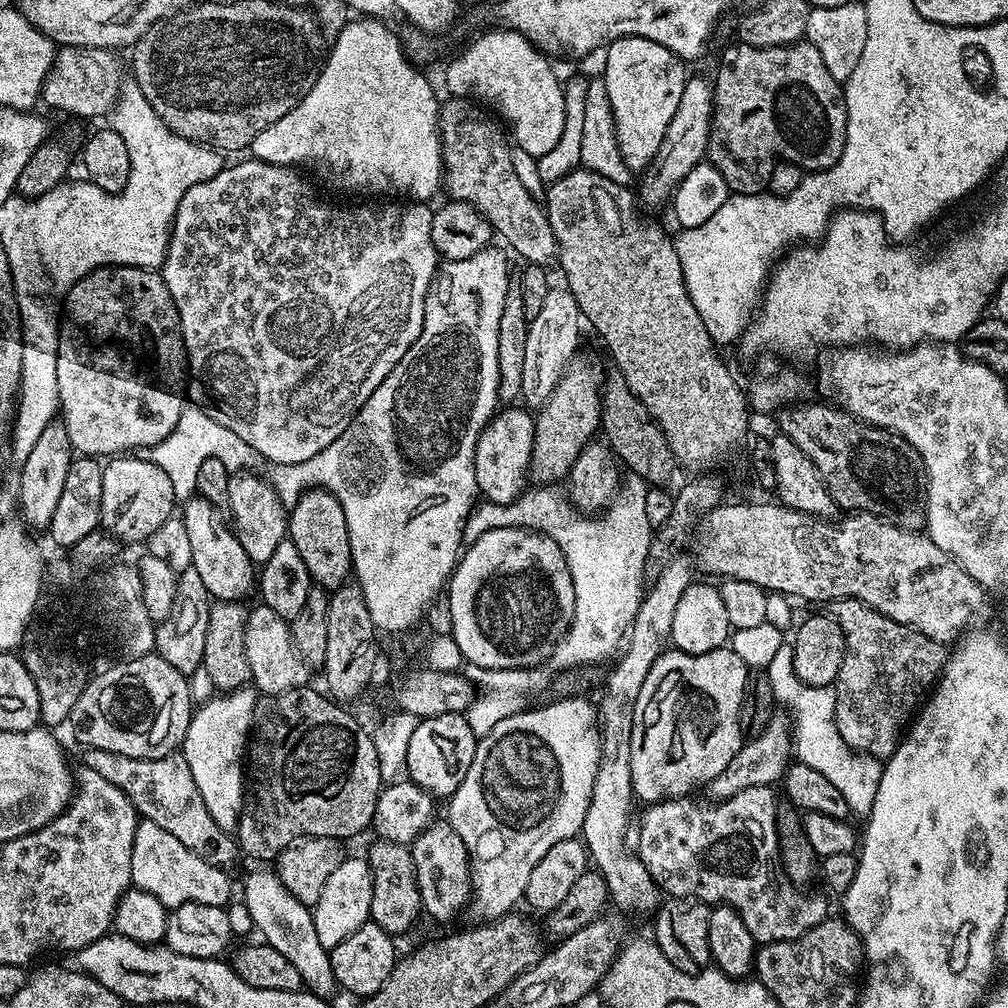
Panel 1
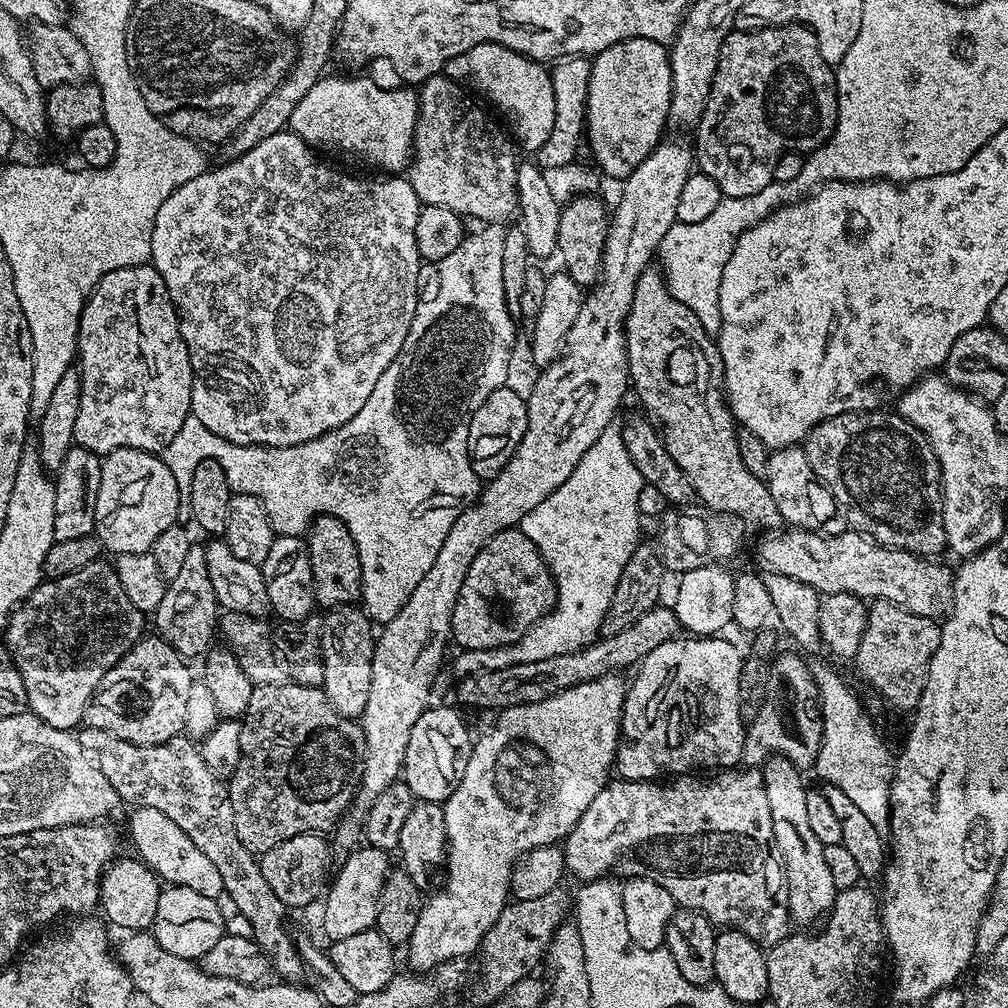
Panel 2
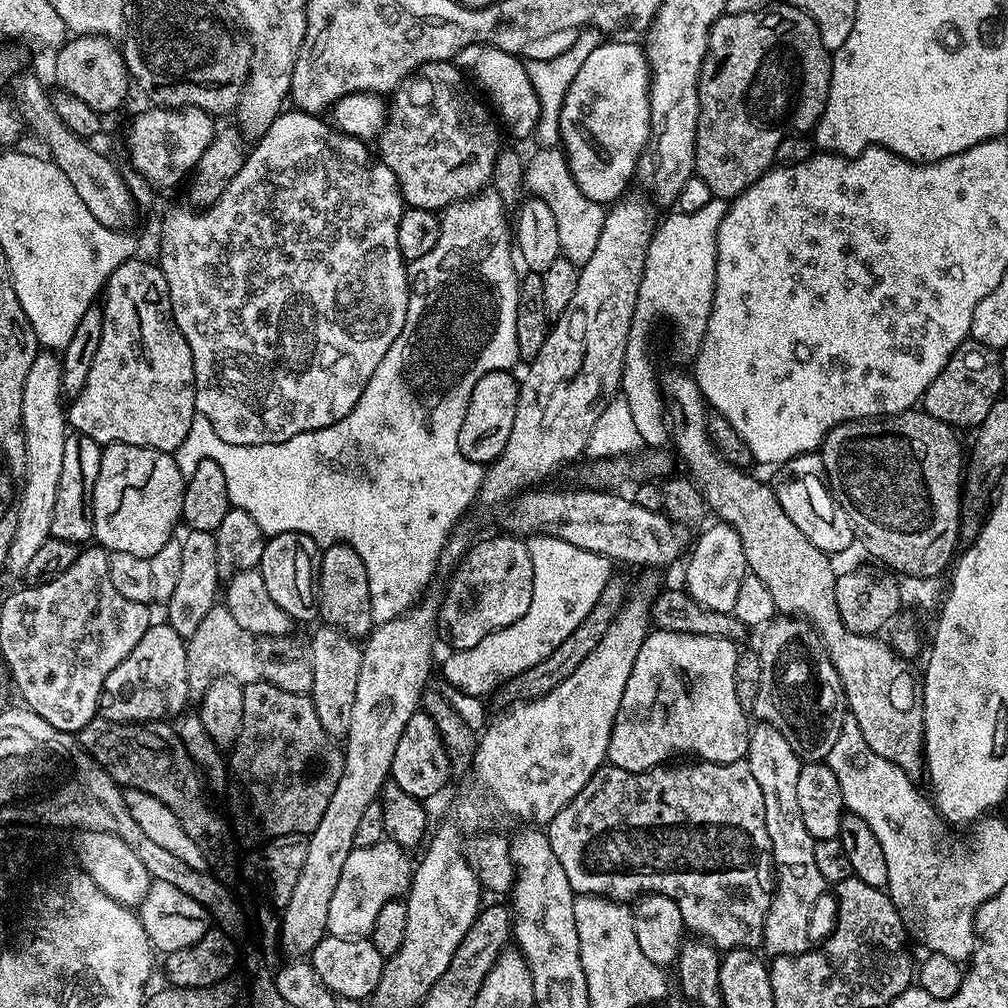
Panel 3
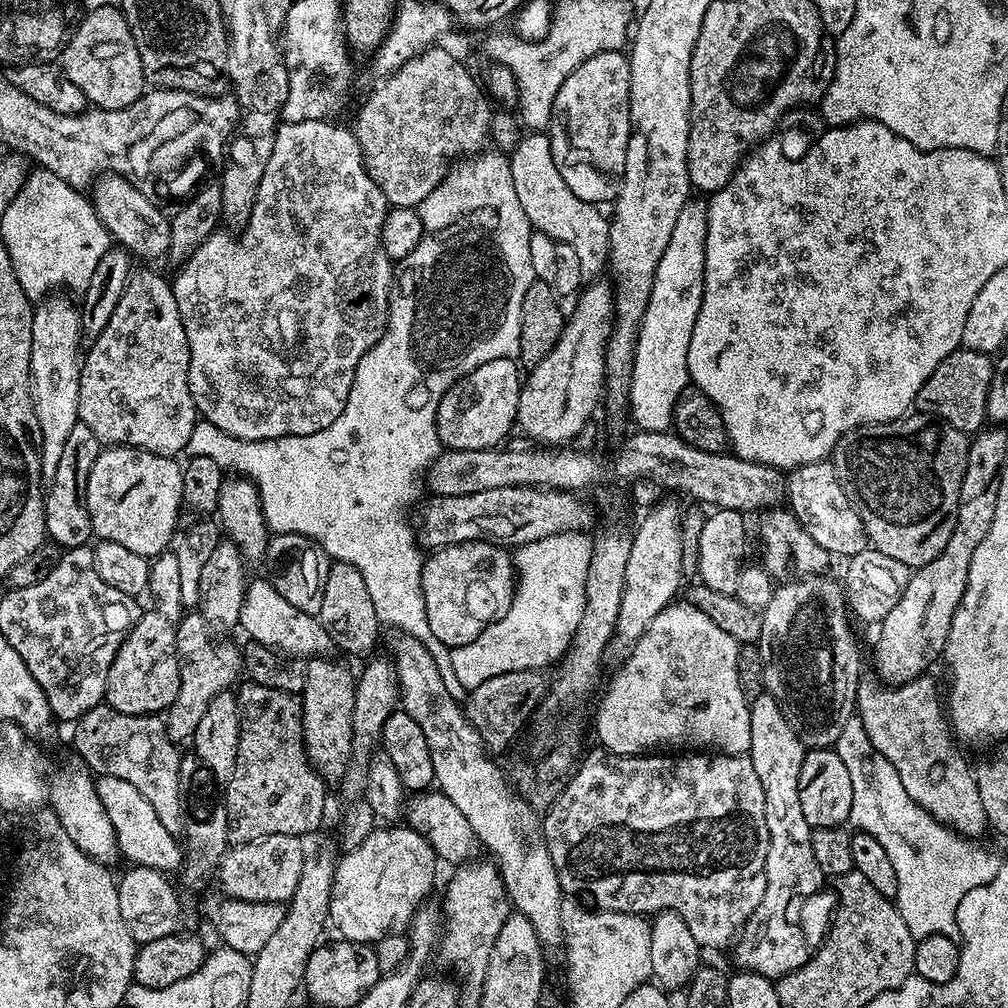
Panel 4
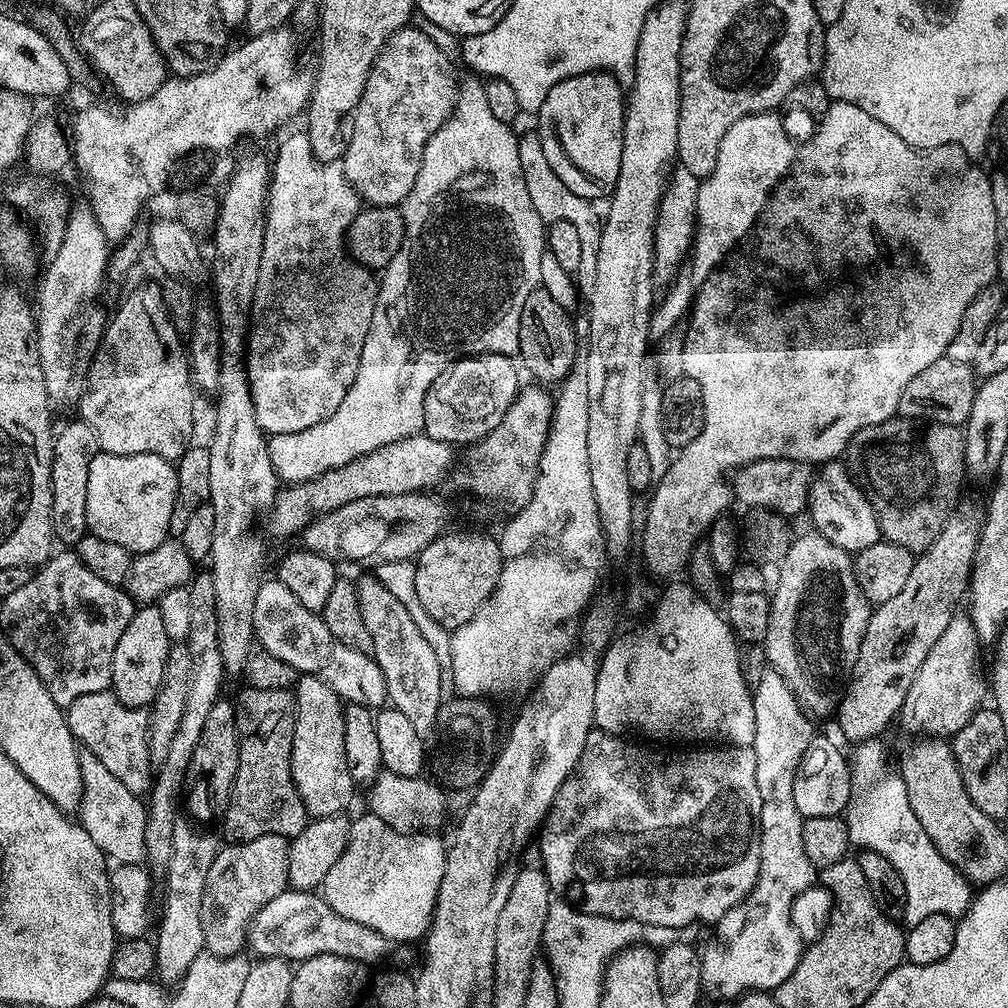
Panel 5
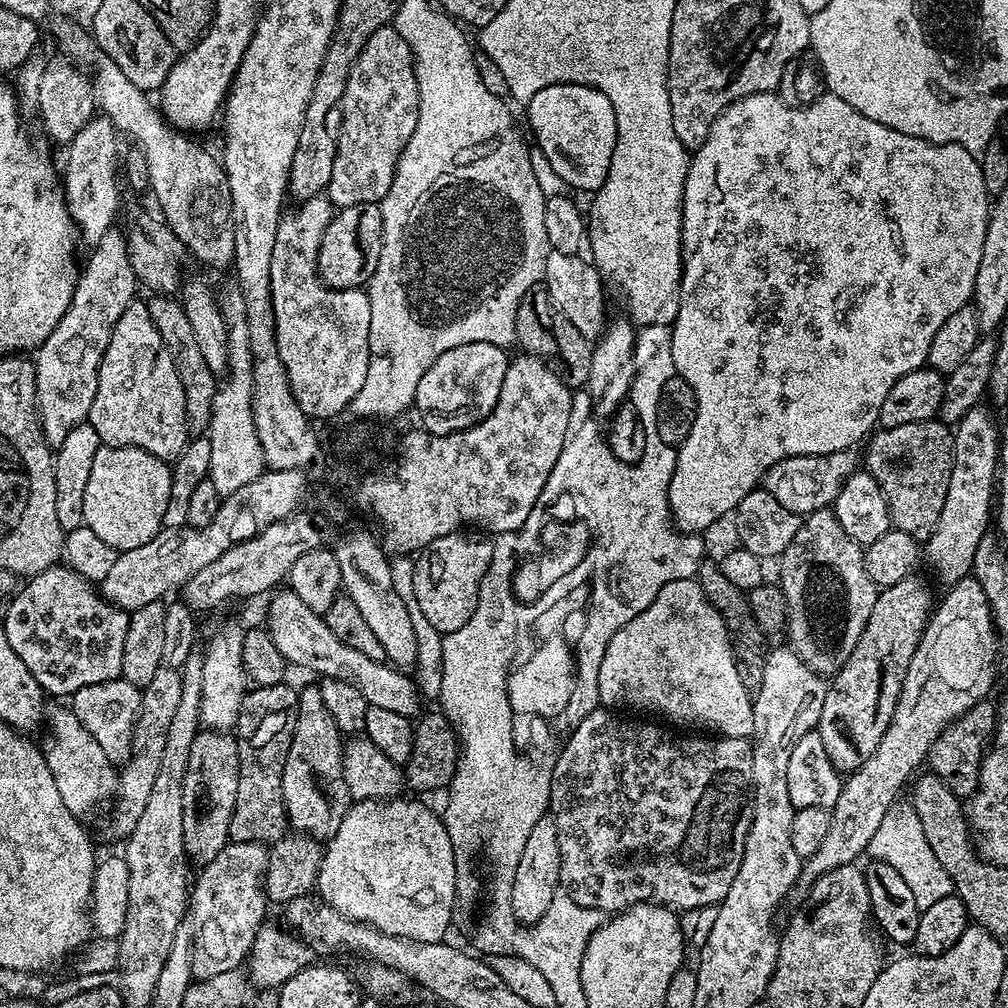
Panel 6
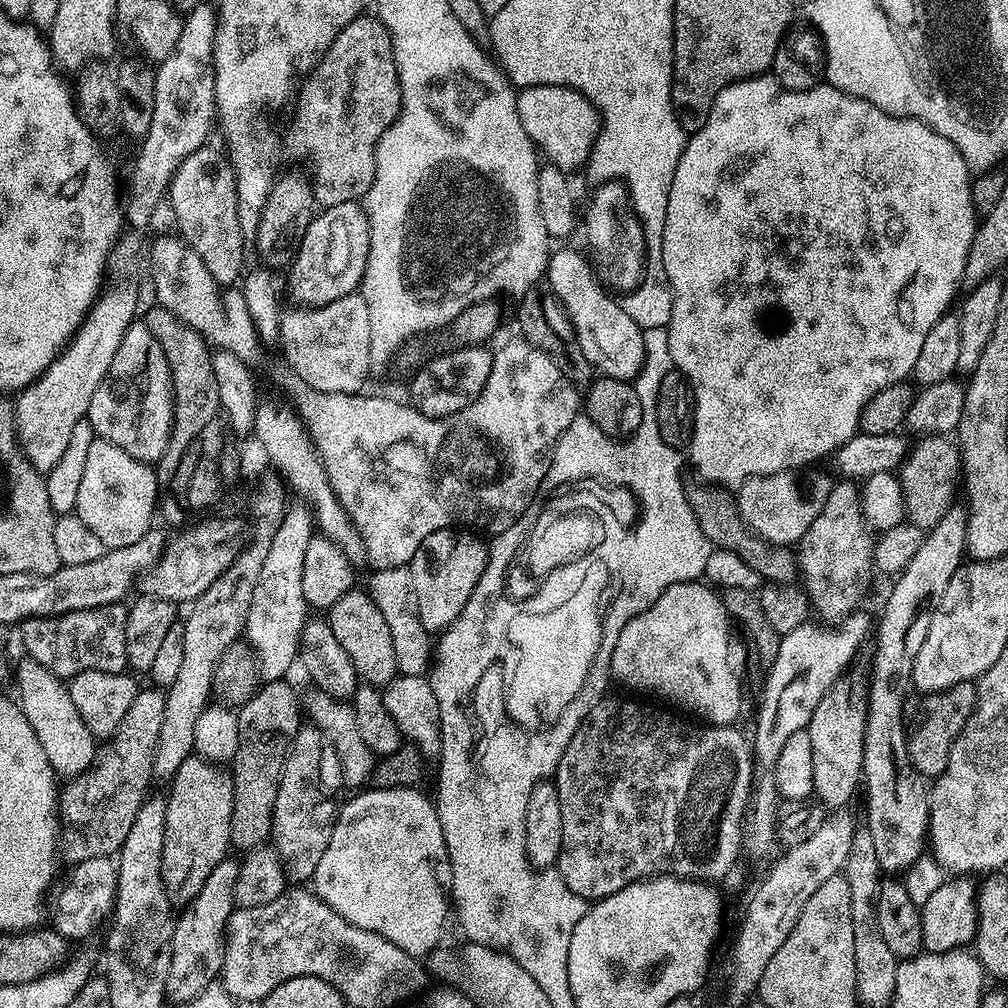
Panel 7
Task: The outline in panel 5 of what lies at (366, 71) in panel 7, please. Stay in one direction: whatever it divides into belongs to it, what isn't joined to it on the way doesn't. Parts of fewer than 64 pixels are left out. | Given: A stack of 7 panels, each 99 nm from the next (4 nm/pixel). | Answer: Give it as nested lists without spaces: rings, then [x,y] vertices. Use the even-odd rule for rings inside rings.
[[[412,27],[399,28],[380,47],[376,61],[372,63],[372,69],[366,78],[362,98],[352,114],[352,137],[348,149],[344,151],[342,163],[346,178],[352,183],[353,190],[368,206],[391,208],[404,203],[414,186],[414,178],[420,169],[426,142],[452,115],[458,95],[458,80],[452,77],[452,64],[448,61],[449,53],[438,47],[428,37],[423,27],[421,29]]]

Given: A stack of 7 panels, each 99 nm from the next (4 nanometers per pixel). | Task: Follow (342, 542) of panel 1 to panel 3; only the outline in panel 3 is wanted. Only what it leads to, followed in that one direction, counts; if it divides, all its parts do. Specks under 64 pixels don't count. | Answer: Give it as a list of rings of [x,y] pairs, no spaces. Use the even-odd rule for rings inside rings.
[[[330,544],[321,551],[318,616],[327,627],[342,630],[353,638],[367,637],[374,627],[366,562],[362,562],[358,550],[348,544]]]

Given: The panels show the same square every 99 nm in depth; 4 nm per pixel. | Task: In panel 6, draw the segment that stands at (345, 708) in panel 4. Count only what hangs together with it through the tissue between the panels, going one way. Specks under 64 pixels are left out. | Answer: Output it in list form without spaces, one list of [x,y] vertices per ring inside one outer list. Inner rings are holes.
[[[319,683],[308,684],[304,689],[301,687],[296,693],[294,734],[290,742],[290,750],[286,754],[286,766],[282,770],[282,798],[289,825],[297,833],[317,842],[327,842],[334,834],[338,834],[338,826],[342,826],[342,818],[346,818],[350,807],[346,780],[343,778],[343,758],[342,734],[334,718],[330,718],[330,710],[326,710],[326,702],[322,699]]]

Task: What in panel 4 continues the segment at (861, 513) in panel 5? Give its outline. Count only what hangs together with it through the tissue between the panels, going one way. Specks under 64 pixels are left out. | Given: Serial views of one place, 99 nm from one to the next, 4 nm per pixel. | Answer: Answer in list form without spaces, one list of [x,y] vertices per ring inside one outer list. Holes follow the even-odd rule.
[[[828,460],[810,462],[787,473],[786,504],[806,534],[810,534],[810,538],[814,538],[814,542],[833,557],[847,558],[869,547],[862,518],[858,518],[850,498],[846,498],[846,490],[842,490],[834,466]]]

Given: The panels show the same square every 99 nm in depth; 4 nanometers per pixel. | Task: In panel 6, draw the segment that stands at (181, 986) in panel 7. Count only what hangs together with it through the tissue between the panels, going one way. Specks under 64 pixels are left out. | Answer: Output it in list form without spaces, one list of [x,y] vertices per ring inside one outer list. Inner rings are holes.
[[[229,842],[209,864],[199,869],[200,877],[195,877],[190,888],[187,915],[192,916],[193,970],[196,980],[209,980],[218,974],[235,972],[247,961],[260,925],[265,923],[264,911],[270,908],[270,901],[264,895],[264,881],[268,870],[268,848],[254,842]]]

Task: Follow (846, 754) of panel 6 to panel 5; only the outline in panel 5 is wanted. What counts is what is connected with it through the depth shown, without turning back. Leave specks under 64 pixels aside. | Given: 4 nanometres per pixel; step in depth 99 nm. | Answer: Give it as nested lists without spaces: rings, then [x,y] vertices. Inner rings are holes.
[[[967,502],[957,504],[938,538],[916,556],[906,586],[890,602],[872,608],[860,653],[840,697],[840,707],[834,713],[834,720],[840,723],[840,732],[846,739],[851,742],[877,739],[880,731],[899,717],[914,674],[922,670],[926,654],[934,650],[934,642],[942,638],[946,626],[957,615],[960,599],[963,596],[965,599],[969,591],[981,527],[981,509],[979,512]]]

